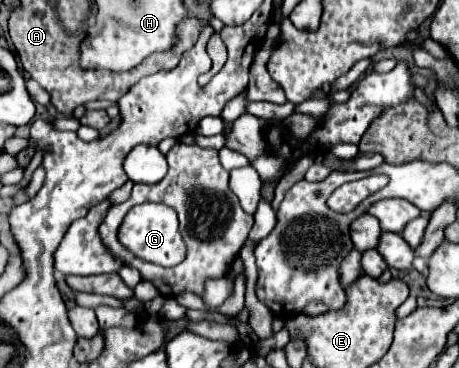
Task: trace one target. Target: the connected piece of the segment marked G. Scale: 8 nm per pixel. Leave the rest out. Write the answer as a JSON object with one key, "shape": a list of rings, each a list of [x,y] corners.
{"shape":[[[142,203],[128,211],[122,227],[120,241],[126,245],[136,257],[163,267],[173,267],[181,263],[186,256],[186,245],[179,232],[179,220],[176,211],[162,203]]]}

